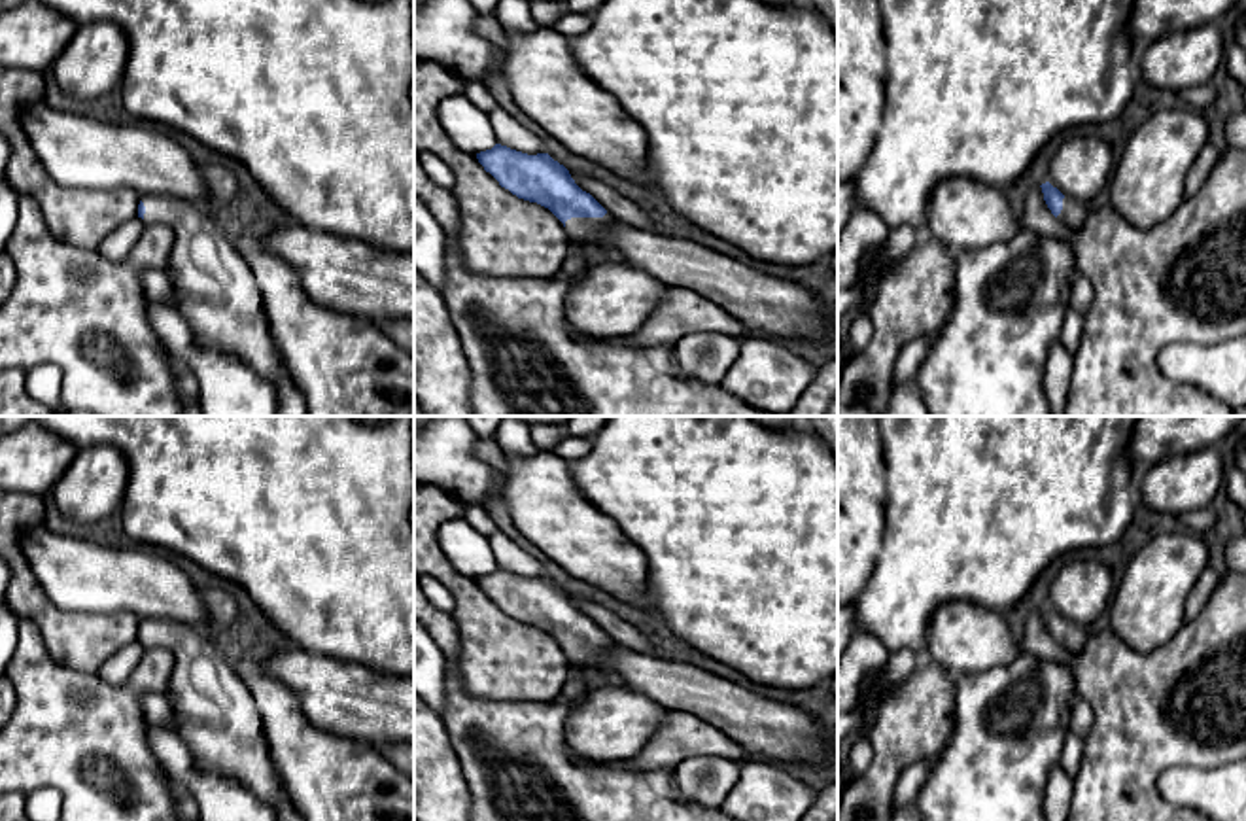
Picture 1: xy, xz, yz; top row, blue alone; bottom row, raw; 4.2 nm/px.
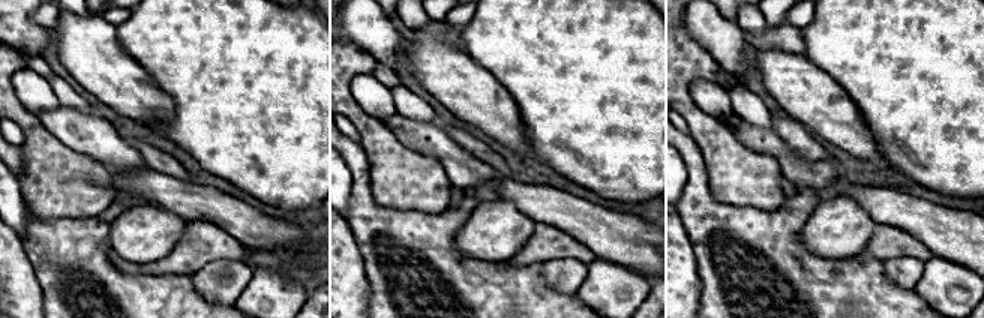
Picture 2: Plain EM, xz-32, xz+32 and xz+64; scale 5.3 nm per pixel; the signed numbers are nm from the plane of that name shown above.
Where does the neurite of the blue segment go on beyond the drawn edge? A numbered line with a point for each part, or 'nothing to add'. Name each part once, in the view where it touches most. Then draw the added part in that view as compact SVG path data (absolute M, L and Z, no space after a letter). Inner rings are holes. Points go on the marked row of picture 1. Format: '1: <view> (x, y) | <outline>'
1: xz (577, 227) | M605 214L603 218L571 218L565 221L565 231L573 242L582 242L613 223L616 223L616 219L611 214Z

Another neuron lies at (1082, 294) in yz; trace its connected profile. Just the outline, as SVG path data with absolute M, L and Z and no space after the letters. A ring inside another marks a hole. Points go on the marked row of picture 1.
M1078 272L1070 284L1070 308L1085 314L1093 305L1093 299L1093 280Z

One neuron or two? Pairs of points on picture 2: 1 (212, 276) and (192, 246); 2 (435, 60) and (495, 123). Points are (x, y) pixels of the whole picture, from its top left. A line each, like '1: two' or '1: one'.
1: two
2: one

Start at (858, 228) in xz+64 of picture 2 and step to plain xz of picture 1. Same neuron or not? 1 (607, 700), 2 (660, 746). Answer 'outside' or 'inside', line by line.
1: inside
2: outside

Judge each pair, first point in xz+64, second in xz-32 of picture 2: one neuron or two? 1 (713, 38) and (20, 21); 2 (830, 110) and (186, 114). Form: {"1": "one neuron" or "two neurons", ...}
{"1": "one neuron", "2": "two neurons"}

